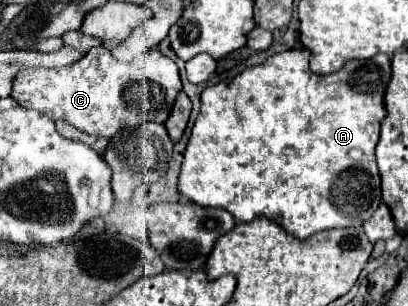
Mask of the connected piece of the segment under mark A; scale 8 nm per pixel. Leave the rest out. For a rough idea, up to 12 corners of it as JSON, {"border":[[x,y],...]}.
{"border":[[390,57],[202,91],[178,189],[306,239],[380,205]]}

